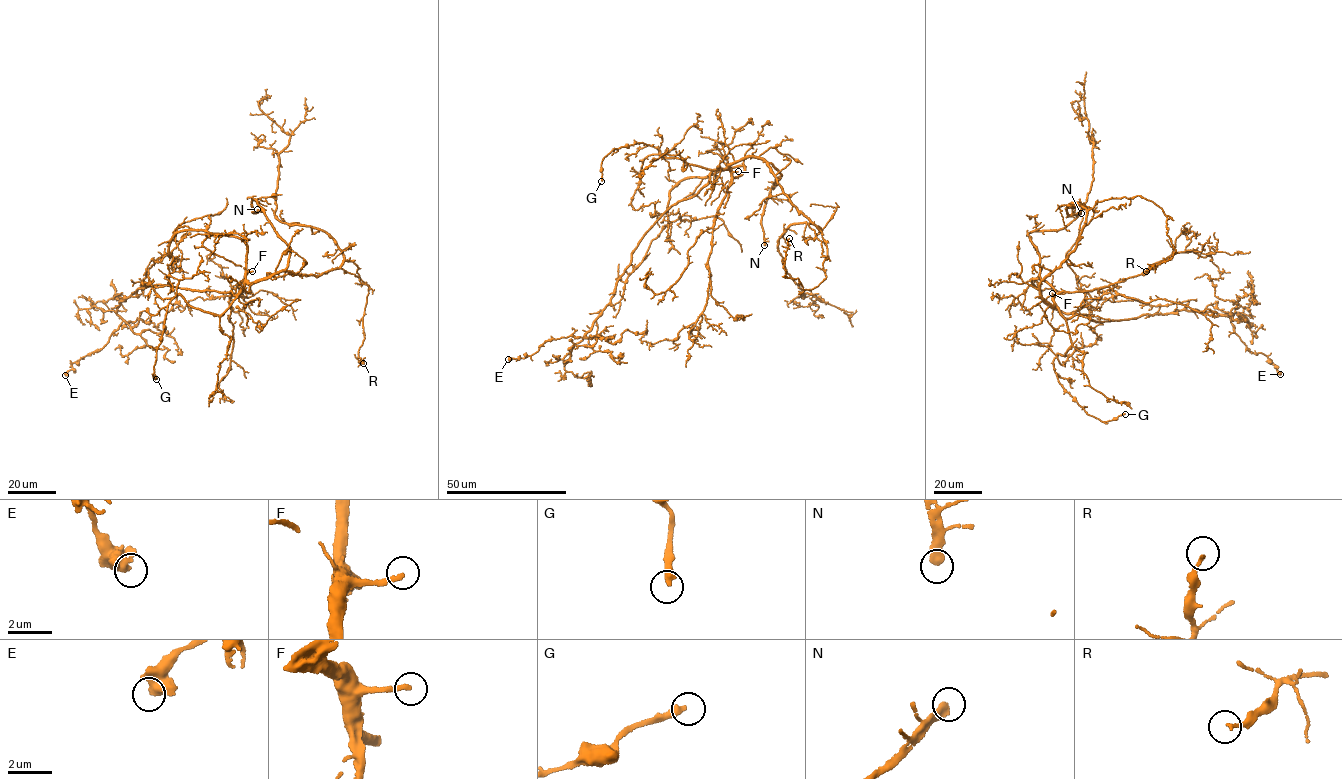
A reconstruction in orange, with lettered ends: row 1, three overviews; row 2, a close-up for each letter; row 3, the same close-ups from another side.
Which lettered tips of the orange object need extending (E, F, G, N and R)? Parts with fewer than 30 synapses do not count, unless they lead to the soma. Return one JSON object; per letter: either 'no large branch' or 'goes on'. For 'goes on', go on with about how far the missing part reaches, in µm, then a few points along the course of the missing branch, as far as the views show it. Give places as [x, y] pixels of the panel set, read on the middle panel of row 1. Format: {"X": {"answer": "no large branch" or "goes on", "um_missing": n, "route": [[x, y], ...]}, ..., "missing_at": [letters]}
{"E": {"answer": "no large branch"}, "F": {"answer": "goes on", "um_missing": 60, "route": [[738, 171], [763, 166], [801, 147], [810, 151], [815, 159], [821, 173], [817, 176]]}, "G": {"answer": "no large branch"}, "N": {"answer": "goes on", "um_missing": 90, "route": [[764, 245], [762, 259], [772, 289], [759, 306], [717, 330], [704, 345], [695, 348], [684, 344], [665, 350]]}, "R": {"answer": "no large branch"}, "missing_at": ["F", "N"]}

